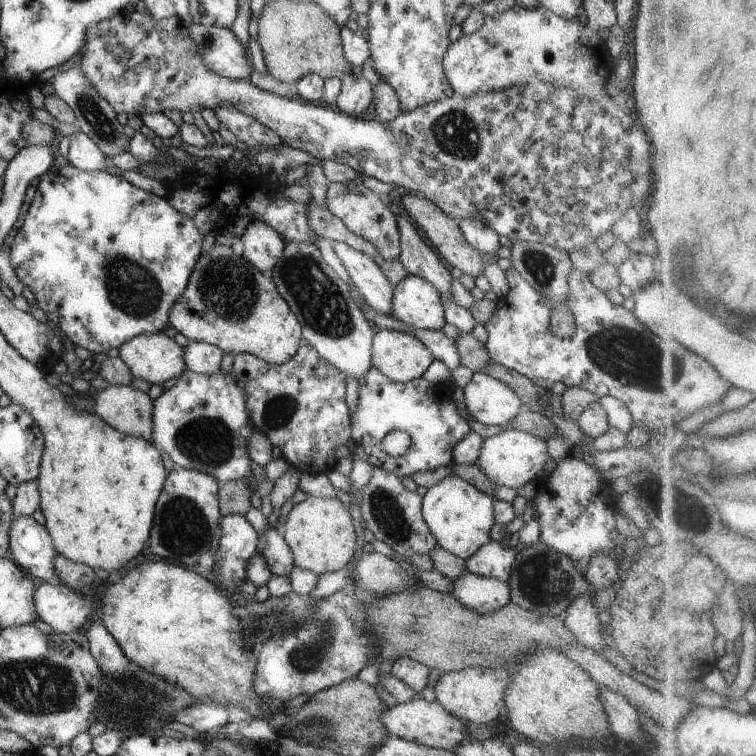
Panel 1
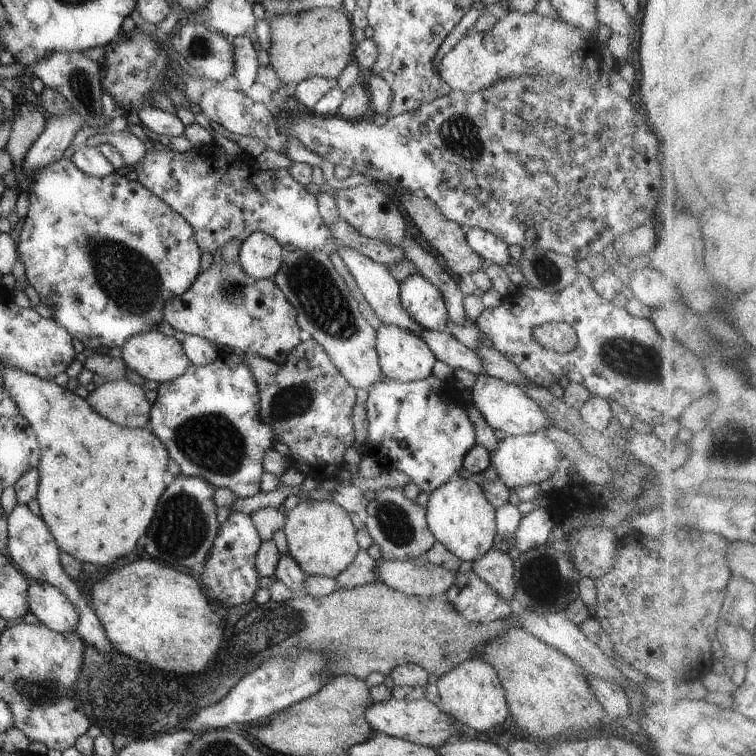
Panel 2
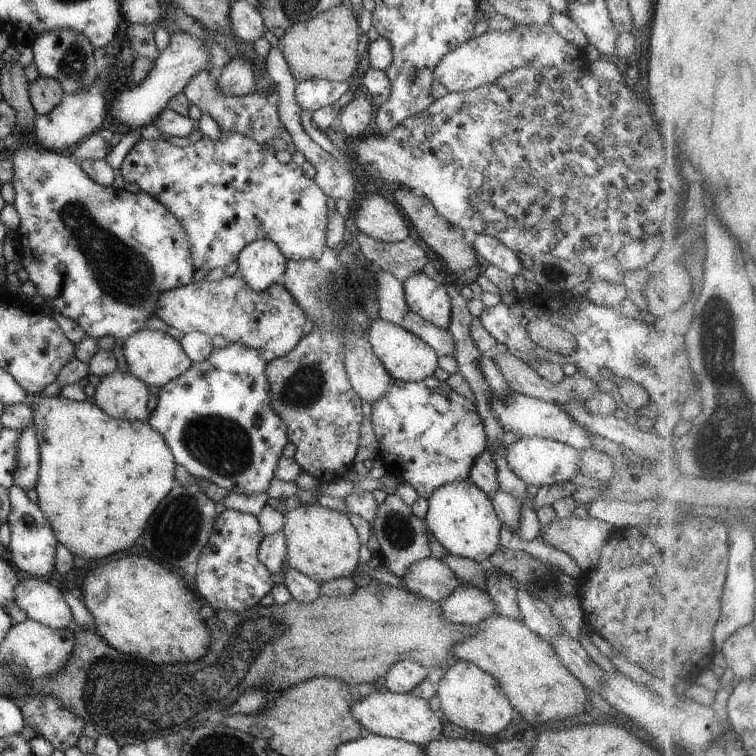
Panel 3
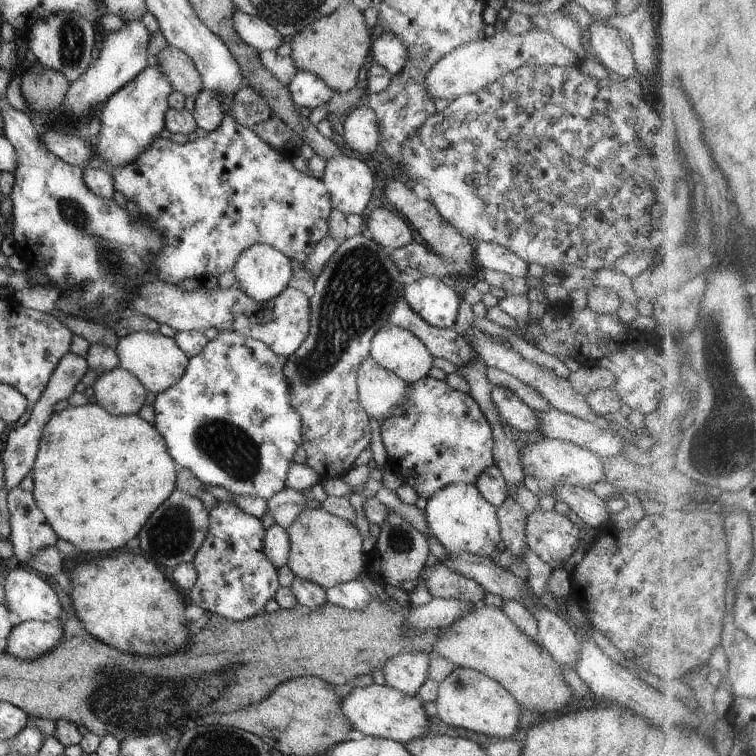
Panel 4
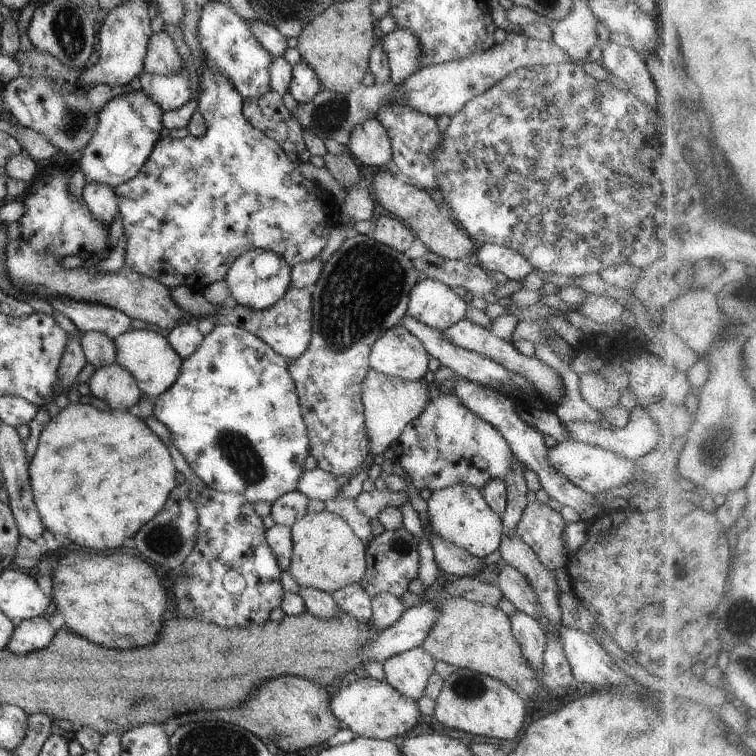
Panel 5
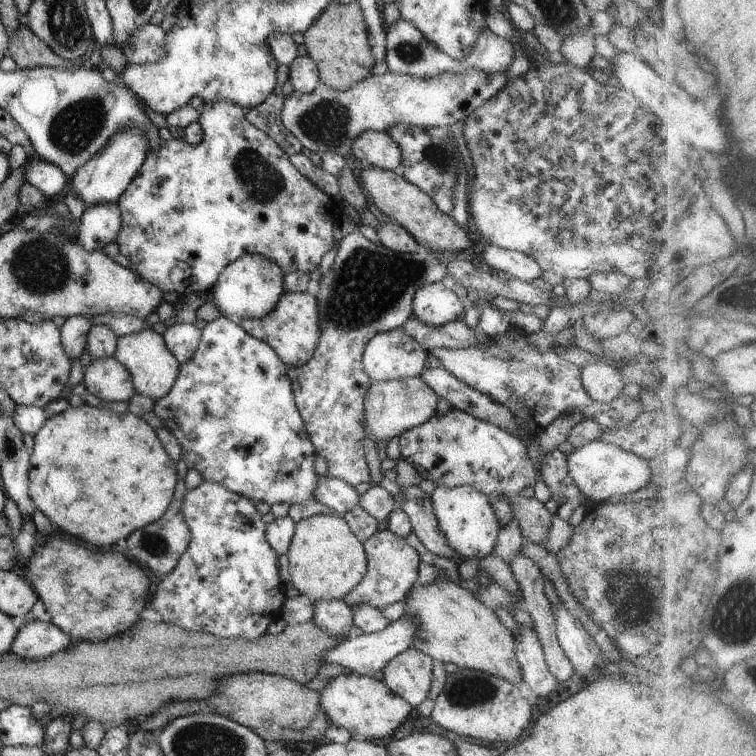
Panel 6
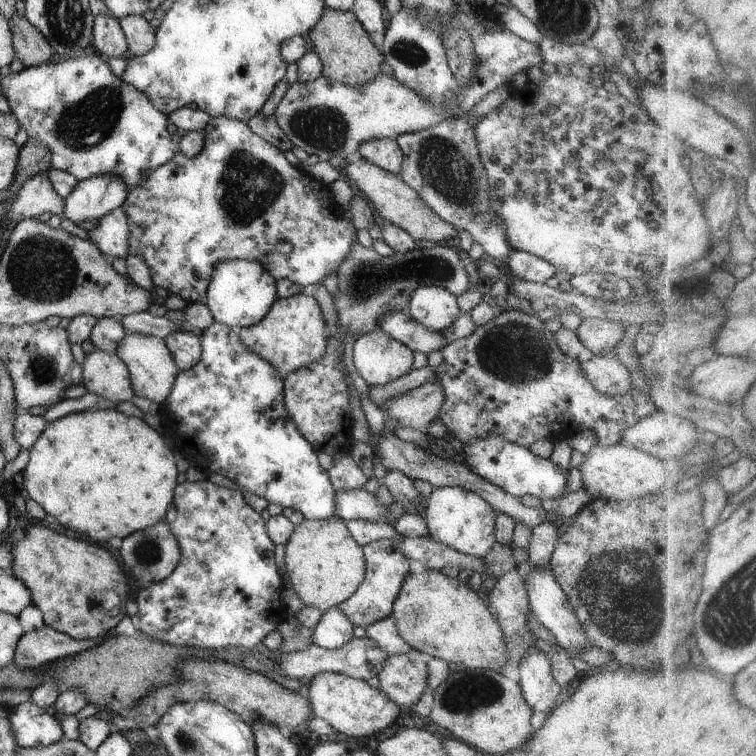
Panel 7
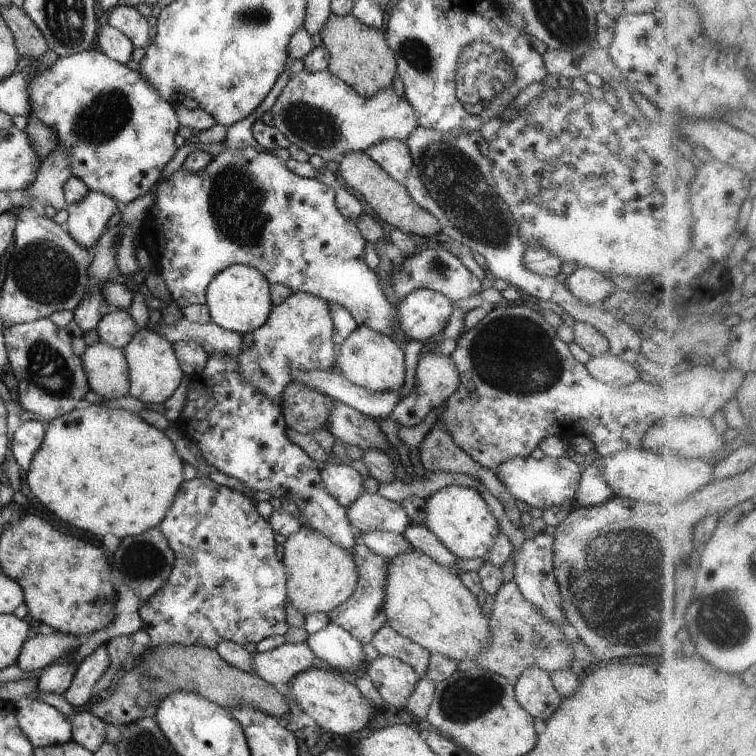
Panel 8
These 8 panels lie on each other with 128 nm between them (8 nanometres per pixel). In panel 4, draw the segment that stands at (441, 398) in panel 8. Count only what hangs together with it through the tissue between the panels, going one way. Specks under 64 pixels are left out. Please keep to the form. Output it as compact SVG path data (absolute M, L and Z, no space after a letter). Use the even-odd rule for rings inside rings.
M368 357L356 370L359 399L370 418L384 424L396 410L402 408L408 396L409 383L382 368Z

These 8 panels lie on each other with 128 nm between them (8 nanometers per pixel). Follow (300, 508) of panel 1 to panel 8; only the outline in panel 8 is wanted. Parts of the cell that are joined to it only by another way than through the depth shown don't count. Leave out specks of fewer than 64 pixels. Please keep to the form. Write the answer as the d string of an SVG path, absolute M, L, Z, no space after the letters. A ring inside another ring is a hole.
M301 525L283 544L282 564L286 569L287 602L298 612L308 616L316 612L329 613L346 602L358 584L358 568L354 560L355 550L346 552L336 542L320 531Z

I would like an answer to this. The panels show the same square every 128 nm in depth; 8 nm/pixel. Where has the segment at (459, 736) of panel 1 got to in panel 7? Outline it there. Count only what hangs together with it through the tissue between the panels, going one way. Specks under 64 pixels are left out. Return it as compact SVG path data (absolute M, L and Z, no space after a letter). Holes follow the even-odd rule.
M321 672L311 678L305 690L315 716L323 718L338 733L350 738L367 738L396 722L401 707L392 702L382 690L372 688L366 680L346 674Z

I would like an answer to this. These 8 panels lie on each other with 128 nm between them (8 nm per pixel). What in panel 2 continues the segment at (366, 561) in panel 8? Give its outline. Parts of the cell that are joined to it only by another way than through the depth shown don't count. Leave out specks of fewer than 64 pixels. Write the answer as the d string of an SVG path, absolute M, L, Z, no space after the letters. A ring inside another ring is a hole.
M386 486L376 490L375 498L368 502L363 521L374 543L380 546L383 558L408 561L408 558L425 557L437 541L428 528L425 514L426 508L406 498L402 488Z

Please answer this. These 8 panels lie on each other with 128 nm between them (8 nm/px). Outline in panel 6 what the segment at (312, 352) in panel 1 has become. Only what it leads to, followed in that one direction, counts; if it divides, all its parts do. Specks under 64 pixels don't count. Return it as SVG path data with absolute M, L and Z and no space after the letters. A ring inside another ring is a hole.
M359 227L342 238L338 244L338 253L329 272L320 279L320 290L315 297L318 301L318 326L320 338L316 350L308 362L302 366L288 368L292 380L294 400L302 417L304 428L316 449L316 454L326 458L328 469L326 476L344 480L353 487L371 481L364 452L366 437L364 396L371 386L371 378L364 372L362 357L366 344L373 336L401 327L413 312L413 296L426 284L447 282L446 266L438 260L437 254L425 249L414 253L400 254L392 249L373 243L364 237Z

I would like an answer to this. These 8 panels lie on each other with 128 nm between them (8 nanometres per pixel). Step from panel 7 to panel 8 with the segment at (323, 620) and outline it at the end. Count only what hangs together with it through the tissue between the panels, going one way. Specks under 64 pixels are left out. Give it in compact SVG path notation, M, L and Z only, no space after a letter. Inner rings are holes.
M329 621L322 630L308 635L305 643L318 660L346 674L356 674L371 663L362 651L362 643L336 622Z

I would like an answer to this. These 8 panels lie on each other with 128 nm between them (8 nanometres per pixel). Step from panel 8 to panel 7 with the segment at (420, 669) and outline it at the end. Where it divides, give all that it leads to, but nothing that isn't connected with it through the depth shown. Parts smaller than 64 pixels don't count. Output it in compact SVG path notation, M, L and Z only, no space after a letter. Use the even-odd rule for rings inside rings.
M390 615L388 618L380 618L378 622L364 628L367 637L376 642L378 648L382 648L390 656L394 654L408 654L413 650L412 646L400 636L396 619Z

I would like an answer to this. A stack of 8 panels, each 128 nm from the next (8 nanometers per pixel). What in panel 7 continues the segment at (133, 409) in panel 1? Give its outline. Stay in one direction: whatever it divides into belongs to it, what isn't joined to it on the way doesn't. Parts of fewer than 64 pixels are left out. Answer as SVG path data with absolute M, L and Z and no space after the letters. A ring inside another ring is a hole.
M95 350L85 356L81 367L87 392L117 403L128 402L134 396L128 367L116 353Z

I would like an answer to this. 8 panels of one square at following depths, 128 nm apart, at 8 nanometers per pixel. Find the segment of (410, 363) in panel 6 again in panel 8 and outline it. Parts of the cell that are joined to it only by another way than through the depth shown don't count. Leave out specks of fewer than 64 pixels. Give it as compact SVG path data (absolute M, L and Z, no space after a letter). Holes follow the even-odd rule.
M367 326L358 327L346 340L339 341L338 366L352 384L372 392L392 392L404 384L406 375L405 346L400 346L389 336L384 336Z

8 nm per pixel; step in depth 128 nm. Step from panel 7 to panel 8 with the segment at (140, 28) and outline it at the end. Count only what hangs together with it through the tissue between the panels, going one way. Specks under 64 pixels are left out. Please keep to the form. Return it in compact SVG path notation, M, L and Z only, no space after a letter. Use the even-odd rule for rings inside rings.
M125 4L108 5L108 25L117 28L130 38L135 48L147 49L150 44L150 26L145 15L139 10Z

